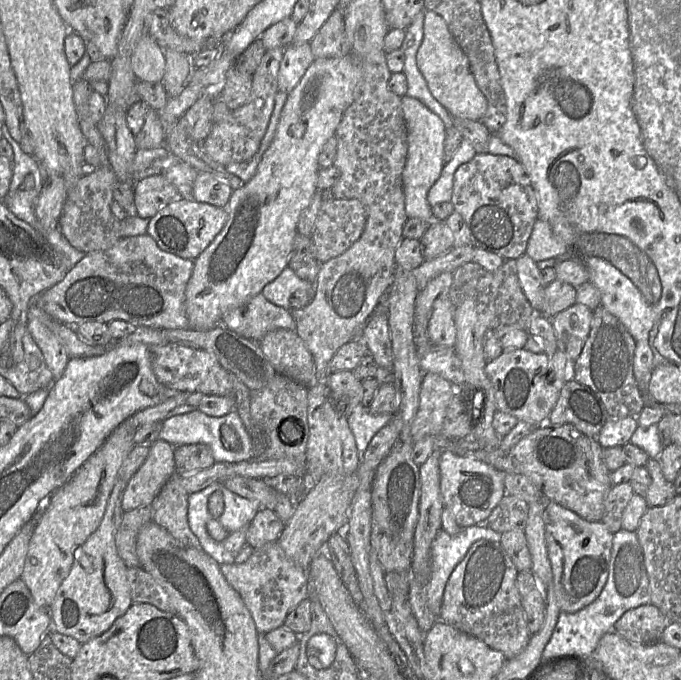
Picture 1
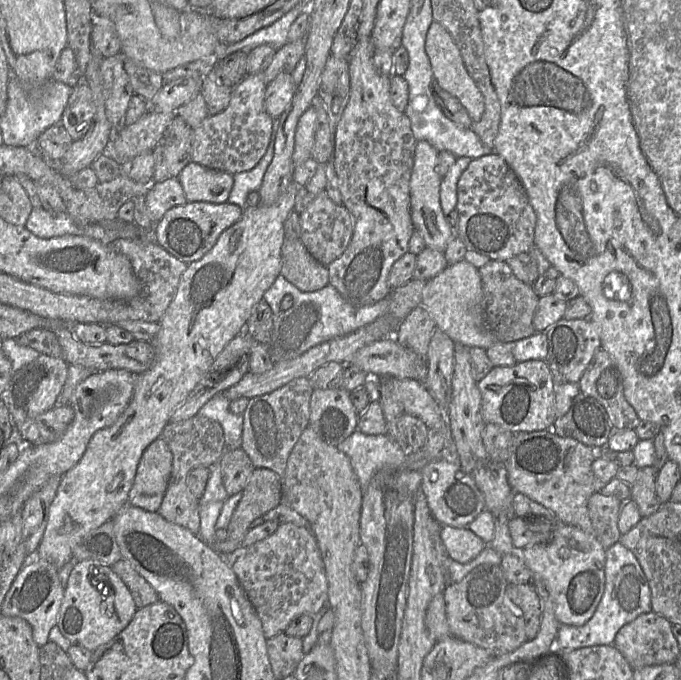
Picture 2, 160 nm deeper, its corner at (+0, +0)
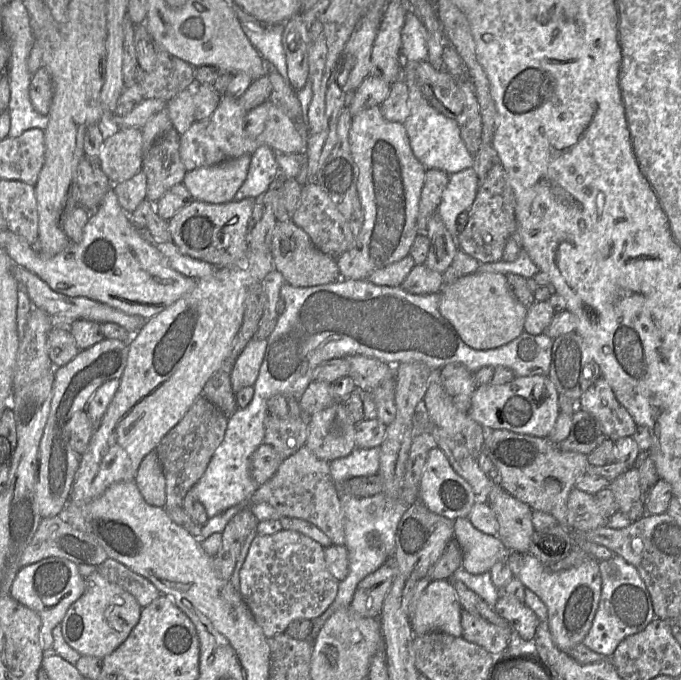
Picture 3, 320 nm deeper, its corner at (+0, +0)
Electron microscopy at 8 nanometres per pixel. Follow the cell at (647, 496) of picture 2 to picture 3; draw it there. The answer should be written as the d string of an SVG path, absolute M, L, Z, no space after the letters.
M630 467L626 472L612 480L608 488L614 495L618 511L631 522L639 520L646 514L645 505L641 500L637 467Z

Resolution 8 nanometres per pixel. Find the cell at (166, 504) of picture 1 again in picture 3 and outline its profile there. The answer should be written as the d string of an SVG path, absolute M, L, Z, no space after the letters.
M201 395L159 442L155 450L166 480L165 509L183 506L186 493L203 476L215 450L222 442L228 417Z

